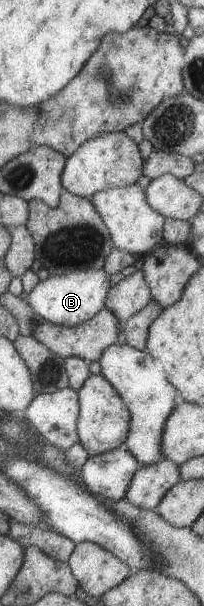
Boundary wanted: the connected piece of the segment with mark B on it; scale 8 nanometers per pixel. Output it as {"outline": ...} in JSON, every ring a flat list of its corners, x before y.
{"outline":[[103,268,48,276,36,283,29,292,27,303,44,321,59,326,77,326,105,307,106,296,110,289,109,276]]}

